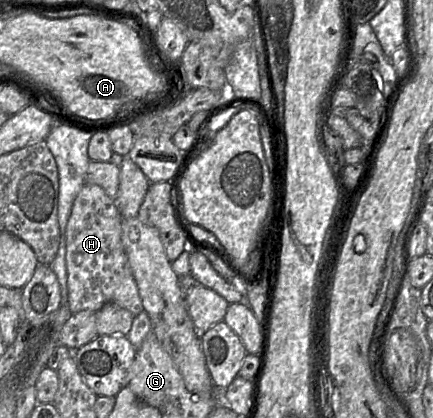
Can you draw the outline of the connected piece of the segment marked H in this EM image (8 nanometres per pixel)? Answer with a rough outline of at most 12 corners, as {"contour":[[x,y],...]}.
{"contour":[[83,185],[66,227],[72,314],[144,311],[102,187]]}

